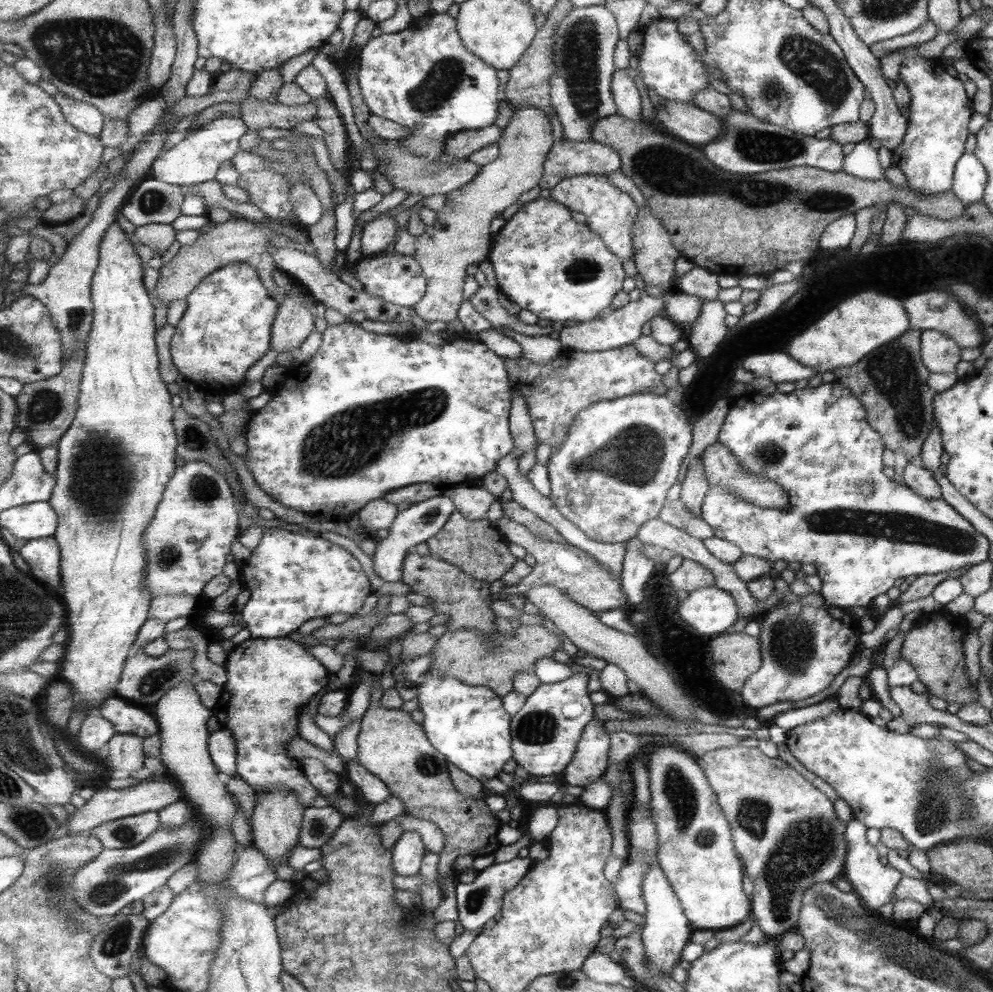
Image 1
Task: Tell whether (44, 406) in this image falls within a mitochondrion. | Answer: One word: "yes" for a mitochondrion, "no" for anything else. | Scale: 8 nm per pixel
yes

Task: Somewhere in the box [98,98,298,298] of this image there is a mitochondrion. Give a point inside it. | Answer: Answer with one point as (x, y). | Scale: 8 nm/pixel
(152, 202)

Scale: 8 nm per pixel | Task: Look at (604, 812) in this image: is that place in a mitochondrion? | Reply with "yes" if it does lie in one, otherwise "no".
no

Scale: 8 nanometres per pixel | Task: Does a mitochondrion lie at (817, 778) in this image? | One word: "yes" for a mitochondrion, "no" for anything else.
no

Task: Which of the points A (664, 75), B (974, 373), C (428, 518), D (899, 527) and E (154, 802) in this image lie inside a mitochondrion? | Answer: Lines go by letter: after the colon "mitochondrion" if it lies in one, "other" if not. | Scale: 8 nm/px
A: other
B: other
C: mitochondrion
D: mitochondrion
E: other

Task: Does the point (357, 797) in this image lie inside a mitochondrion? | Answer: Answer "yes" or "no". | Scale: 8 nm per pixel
no

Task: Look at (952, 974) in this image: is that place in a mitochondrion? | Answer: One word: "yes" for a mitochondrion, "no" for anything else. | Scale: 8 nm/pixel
yes

